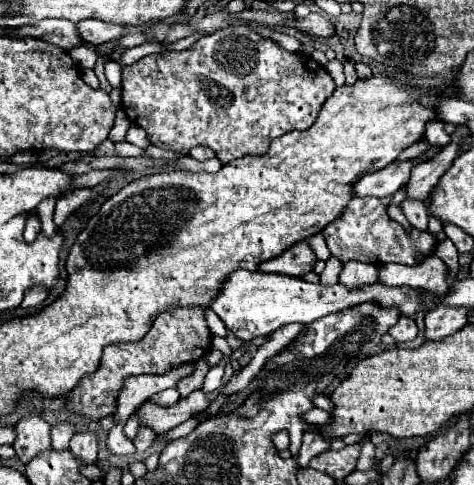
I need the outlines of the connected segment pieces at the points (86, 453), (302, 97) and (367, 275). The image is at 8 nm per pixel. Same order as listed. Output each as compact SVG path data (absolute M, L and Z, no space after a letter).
M90 430L74 434L70 440L70 452L86 464L94 464L98 456L98 434Z
M248 26L224 28L200 38L188 50L150 54L122 68L124 112L136 126L146 130L154 146L186 156L192 146L204 144L216 150L216 158L222 164L244 156L262 156L274 138L290 130L310 128L334 88L332 78L318 62L304 54L278 48L272 40L254 34Z
M350 260L344 264L344 270L340 274L340 282L344 286L360 286L360 284L374 284L378 282L378 270L376 264L366 264L358 260Z

